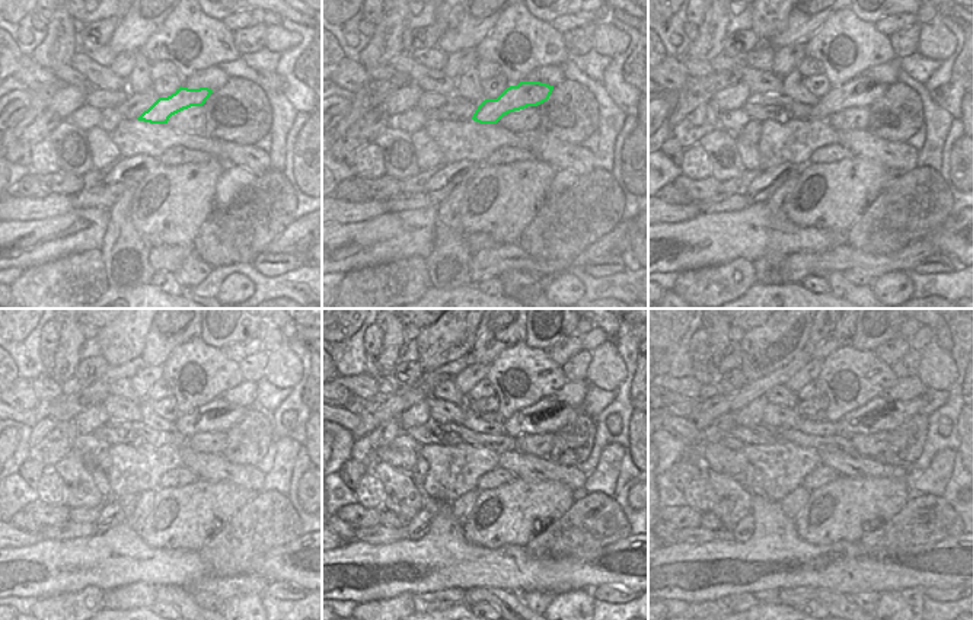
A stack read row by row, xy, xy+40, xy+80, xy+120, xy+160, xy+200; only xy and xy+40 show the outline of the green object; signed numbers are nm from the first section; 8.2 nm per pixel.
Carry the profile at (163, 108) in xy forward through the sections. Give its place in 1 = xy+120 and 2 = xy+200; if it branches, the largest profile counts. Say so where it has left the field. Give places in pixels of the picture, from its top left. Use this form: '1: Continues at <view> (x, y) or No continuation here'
1: Continues at xy+120 (219, 415)
2: Continues at xy+200 (899, 412).

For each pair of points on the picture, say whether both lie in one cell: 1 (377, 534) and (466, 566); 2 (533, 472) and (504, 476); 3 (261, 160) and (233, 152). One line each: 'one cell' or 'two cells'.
1: two cells
2: two cells
3: one cell

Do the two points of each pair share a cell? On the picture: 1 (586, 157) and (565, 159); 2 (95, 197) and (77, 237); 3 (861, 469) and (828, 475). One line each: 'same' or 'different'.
1: same
2: different
3: different

